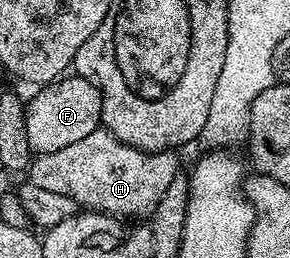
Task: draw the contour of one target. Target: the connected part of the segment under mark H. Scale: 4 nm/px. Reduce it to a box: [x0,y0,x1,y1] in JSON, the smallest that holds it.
[29,128,181,220]

